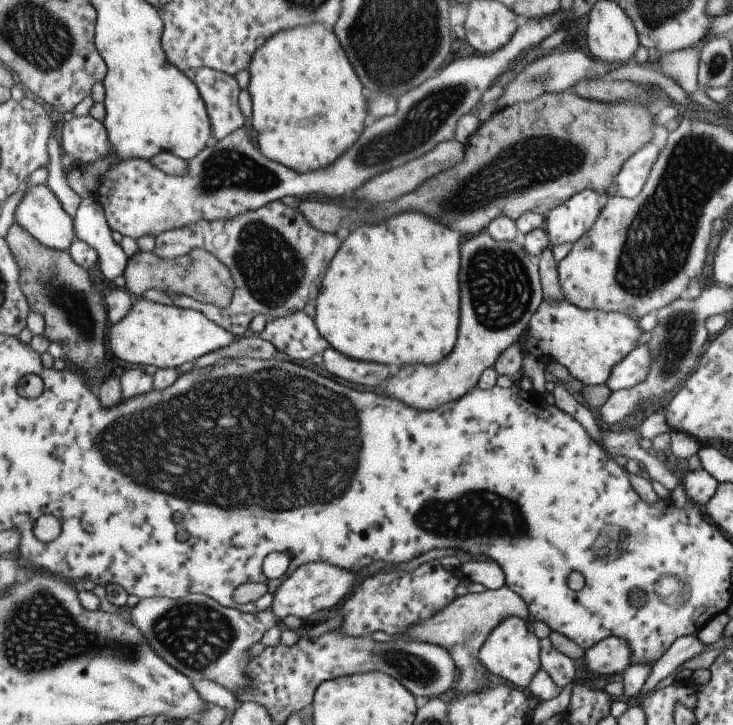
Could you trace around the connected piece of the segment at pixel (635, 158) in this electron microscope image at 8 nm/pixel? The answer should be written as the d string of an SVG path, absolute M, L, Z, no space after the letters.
M647 143L632 154L615 175L613 183L616 194L629 199L637 196L659 152L660 150L655 145Z

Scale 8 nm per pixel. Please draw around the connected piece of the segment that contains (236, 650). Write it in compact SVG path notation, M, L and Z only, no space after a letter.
M186 593L180 598L169 597L149 597L139 599L138 602L129 609L129 619L131 624L143 634L147 639L147 644L157 656L169 664L181 674L187 676L193 683L201 680L209 680L222 686L233 696L245 688L251 686L249 680L245 678L243 670L247 668L249 660L253 656L247 654L247 648L260 642L261 637L267 630L275 625L273 612L267 609L255 614L243 613L233 608L227 608L216 603L215 600L201 594Z

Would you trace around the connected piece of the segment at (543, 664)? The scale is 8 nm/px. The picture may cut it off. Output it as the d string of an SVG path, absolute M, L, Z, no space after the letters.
M547 637L538 640L541 644L541 652L539 652L539 666L551 678L552 682L557 686L559 692L573 680L575 668L573 668L572 660L561 652L555 650L551 646Z

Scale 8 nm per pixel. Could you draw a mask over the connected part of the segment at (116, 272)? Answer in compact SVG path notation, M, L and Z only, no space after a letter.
M87 197L80 200L72 225L74 238L95 250L97 268L109 283L123 275L128 257L112 240L104 212L95 199Z

